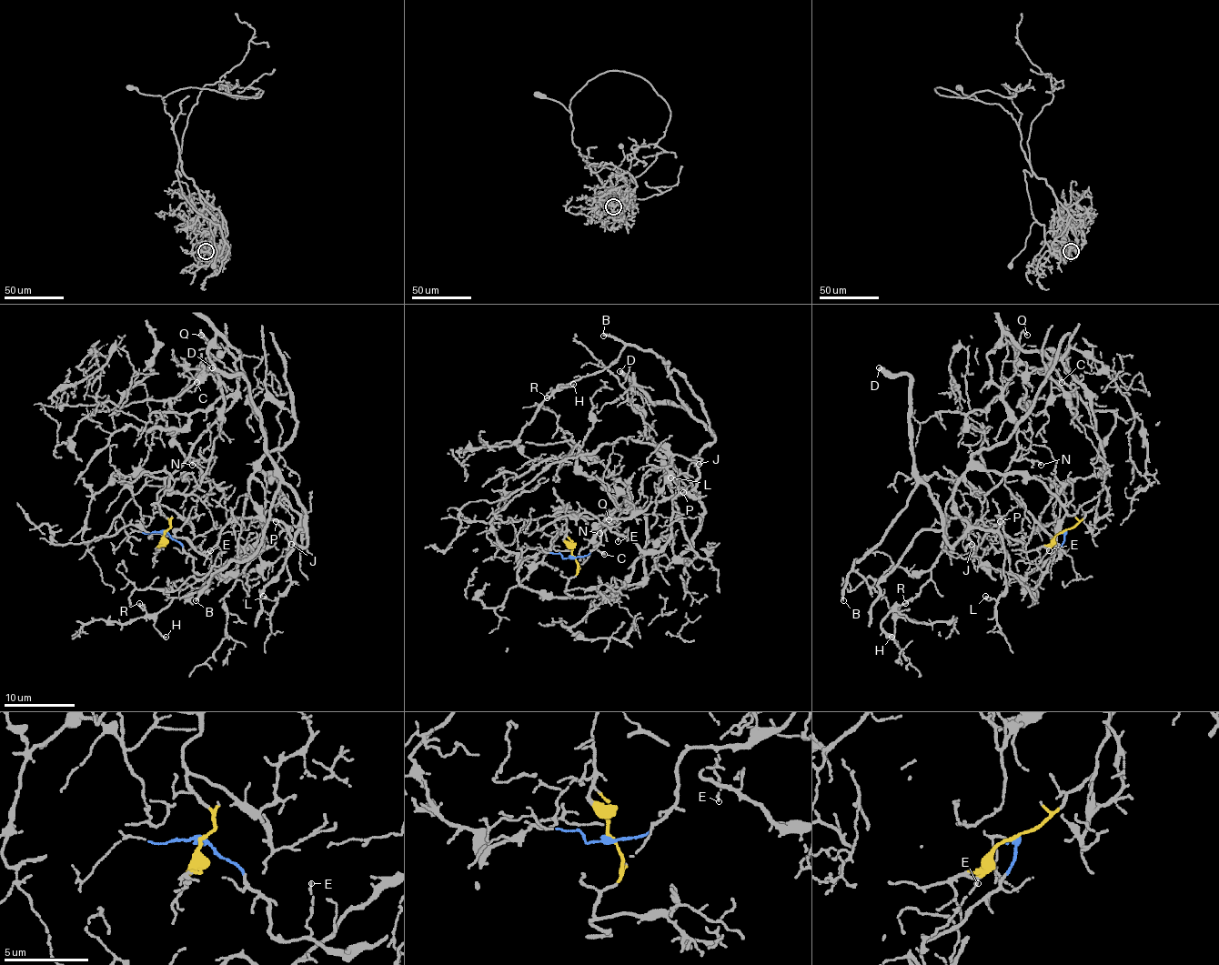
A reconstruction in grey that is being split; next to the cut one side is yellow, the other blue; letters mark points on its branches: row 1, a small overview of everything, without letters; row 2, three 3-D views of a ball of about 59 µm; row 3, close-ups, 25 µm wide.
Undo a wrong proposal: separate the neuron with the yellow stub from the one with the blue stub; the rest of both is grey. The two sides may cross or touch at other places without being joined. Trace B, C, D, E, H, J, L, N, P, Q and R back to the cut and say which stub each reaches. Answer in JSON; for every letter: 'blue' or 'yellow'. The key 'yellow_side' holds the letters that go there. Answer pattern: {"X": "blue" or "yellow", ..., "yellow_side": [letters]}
{"B": "blue", "C": "yellow", "D": "blue", "E": "blue", "H": "blue", "J": "blue", "L": "blue", "N": "yellow", "P": "blue", "Q": "yellow", "R": "blue", "yellow_side": ["C", "N", "Q"]}

